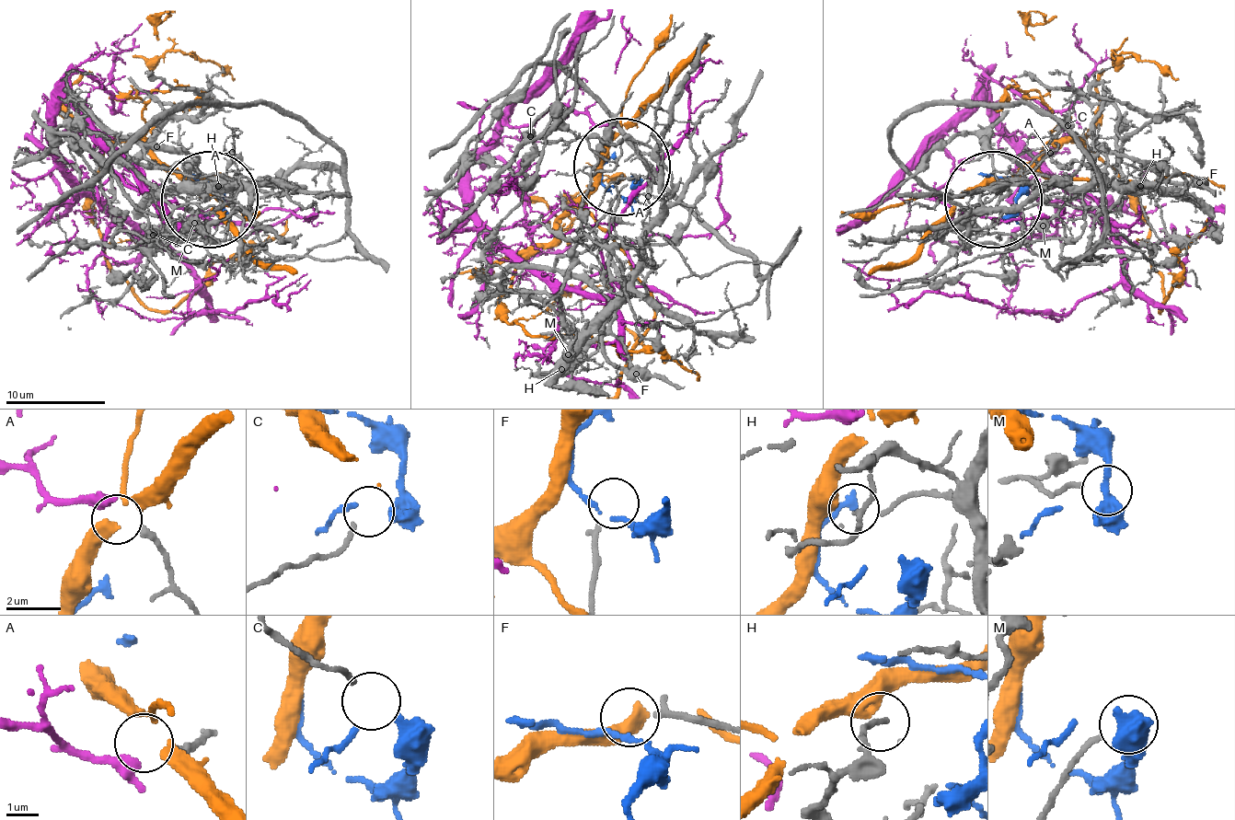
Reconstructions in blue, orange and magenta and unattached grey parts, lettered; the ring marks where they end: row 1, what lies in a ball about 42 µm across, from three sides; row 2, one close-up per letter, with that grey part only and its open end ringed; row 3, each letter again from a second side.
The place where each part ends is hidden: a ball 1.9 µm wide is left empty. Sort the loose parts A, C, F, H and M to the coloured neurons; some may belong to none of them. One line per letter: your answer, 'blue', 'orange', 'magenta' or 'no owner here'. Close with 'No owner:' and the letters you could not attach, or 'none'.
A: magenta
C: blue
F: no owner here
H: no owner here
M: no owner here
No owner: F, H, M

